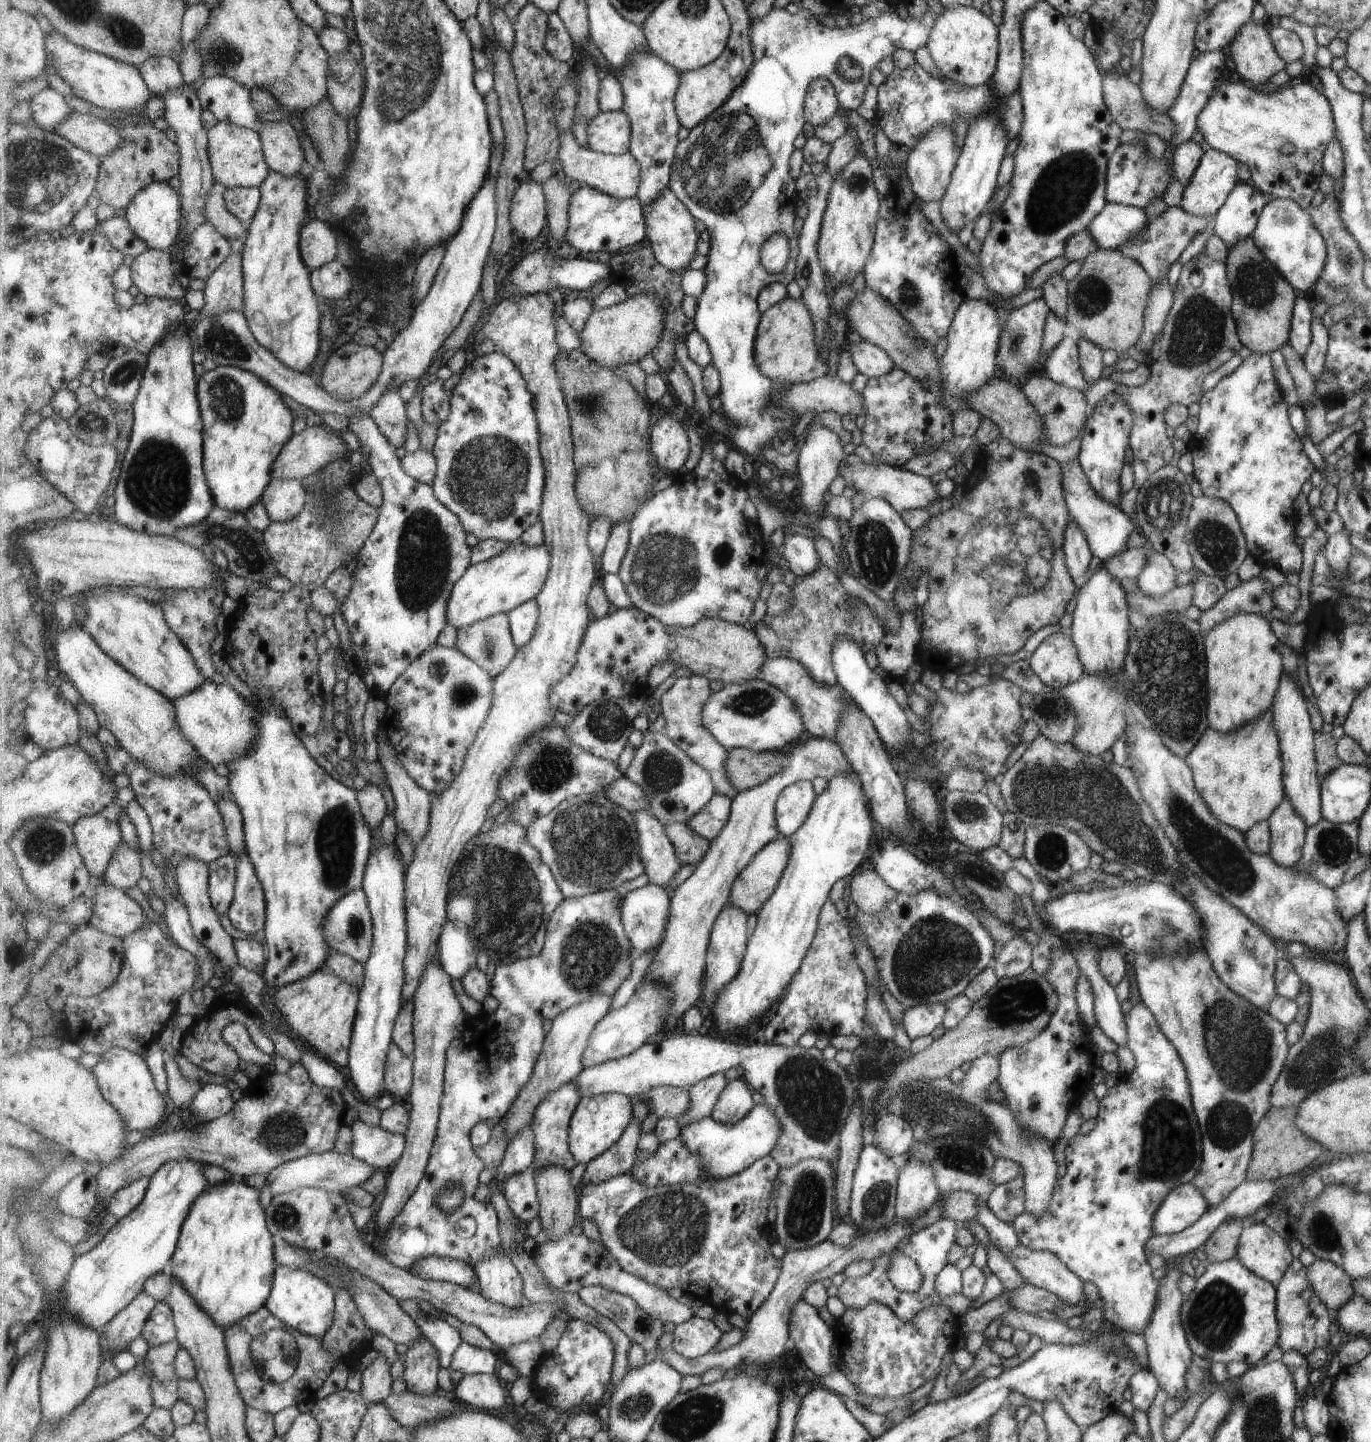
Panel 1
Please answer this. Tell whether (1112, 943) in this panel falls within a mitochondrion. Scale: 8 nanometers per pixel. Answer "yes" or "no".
no

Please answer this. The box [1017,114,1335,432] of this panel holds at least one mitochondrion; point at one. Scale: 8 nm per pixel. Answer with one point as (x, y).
(1060, 196)

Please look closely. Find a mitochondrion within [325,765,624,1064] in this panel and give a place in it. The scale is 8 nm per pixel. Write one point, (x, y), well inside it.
(500, 878)

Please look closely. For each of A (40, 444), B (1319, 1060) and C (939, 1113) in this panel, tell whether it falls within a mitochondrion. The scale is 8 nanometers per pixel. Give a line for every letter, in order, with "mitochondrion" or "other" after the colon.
A: other
B: mitochondrion
C: mitochondrion

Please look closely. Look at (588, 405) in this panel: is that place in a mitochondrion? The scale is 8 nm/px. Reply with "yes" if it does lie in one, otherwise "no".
yes

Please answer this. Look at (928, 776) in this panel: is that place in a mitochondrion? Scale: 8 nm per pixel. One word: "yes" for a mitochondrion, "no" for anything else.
no

